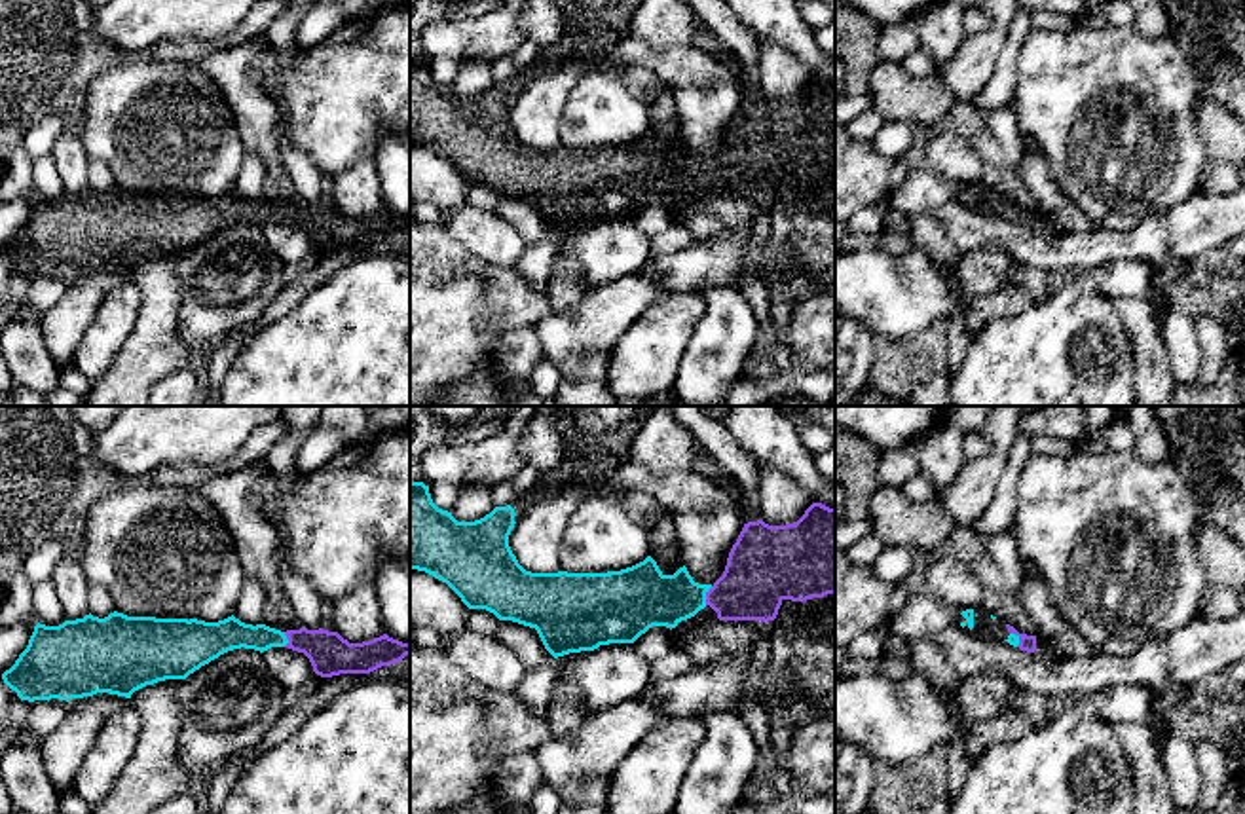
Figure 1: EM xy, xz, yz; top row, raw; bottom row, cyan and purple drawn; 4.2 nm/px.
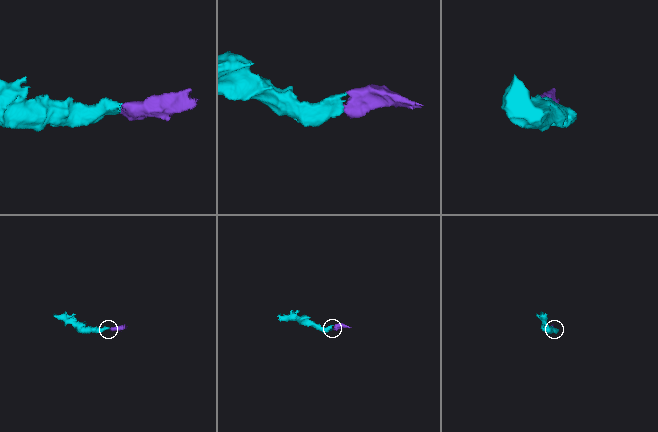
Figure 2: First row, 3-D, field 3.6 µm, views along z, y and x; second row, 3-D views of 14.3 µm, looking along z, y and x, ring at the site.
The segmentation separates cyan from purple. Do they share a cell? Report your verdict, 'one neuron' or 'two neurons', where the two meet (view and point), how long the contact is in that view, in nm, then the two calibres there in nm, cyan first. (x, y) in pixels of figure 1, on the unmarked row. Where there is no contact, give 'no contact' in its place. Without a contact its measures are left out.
one neuron | xz (705, 171) | 90 nm | 240/280 nm

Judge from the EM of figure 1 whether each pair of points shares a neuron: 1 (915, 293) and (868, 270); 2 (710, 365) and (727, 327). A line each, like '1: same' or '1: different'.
1: same
2: same

